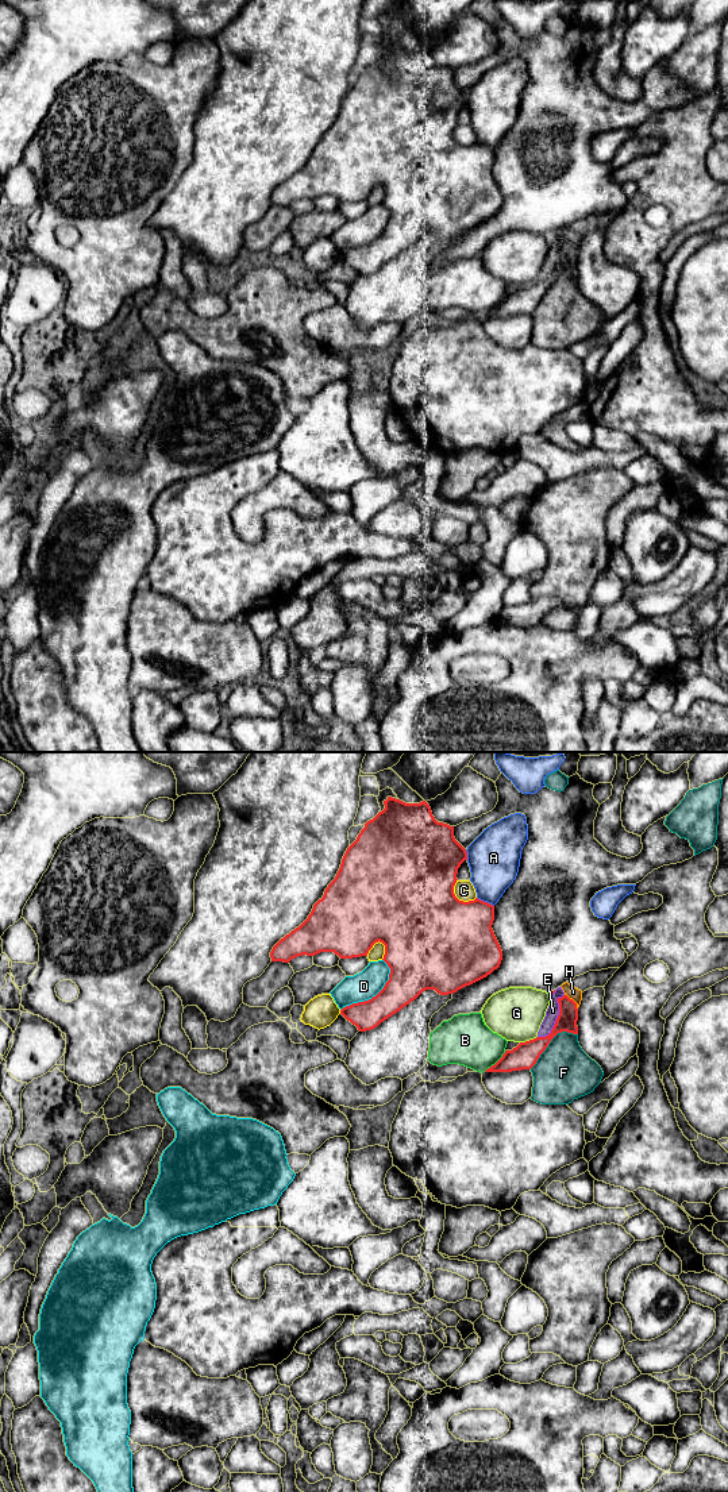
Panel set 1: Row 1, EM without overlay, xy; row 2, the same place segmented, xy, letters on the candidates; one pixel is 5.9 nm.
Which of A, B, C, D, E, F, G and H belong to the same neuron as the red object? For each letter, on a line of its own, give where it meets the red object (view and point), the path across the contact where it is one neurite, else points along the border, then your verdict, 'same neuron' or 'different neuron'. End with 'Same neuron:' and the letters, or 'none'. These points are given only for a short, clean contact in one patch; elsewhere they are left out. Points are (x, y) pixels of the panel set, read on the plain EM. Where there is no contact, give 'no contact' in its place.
A: meets red in xy at (485, 146); different neuron
B: meets red in xy at (496, 307); different neuron
C: meets red in xy at (455, 141); different neuron
D: meets red in xy at (377, 238); different neuron
E: meets red in xy at (557, 262); border along xy (563, 238), (557, 243), (558, 261), (553, 273), (538, 281); different neuron
F: meets red in xy at (550, 285); different neuron
G: meets red in xy at (530, 284); different neuron
H: meets red in xy at (573, 245); different neuron
Same neuron: none

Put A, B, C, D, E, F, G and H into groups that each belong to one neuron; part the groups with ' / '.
A / B / C / D / E H / F / G

